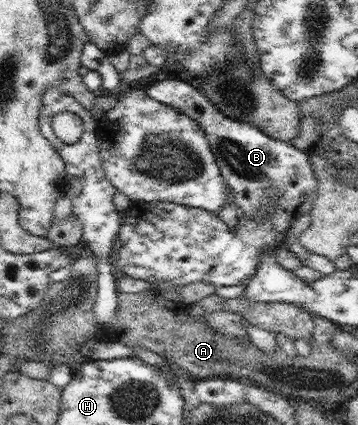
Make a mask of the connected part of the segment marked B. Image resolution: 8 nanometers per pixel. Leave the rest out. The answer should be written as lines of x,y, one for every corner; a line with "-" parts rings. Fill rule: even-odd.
166,78
148,86
148,93
151,98
157,99
160,103
173,107
176,111
188,115
190,119
199,123
199,126
205,131
208,143
216,157
219,170
222,177
229,185
229,189
234,192
235,202
241,209
244,217
253,218
257,216
259,207
263,202
263,197
268,190
274,188
279,191
279,200
275,203
275,209
269,213
273,228
279,233
277,237
278,246
284,245
288,229
292,227
294,219
300,215
310,213
314,200
319,194
319,183
317,175
313,170
309,150
298,149
291,142
283,142
282,140
273,139
260,131
254,124
246,122
232,121
226,115
222,115
222,111
199,90
196,83
186,82
177,78

